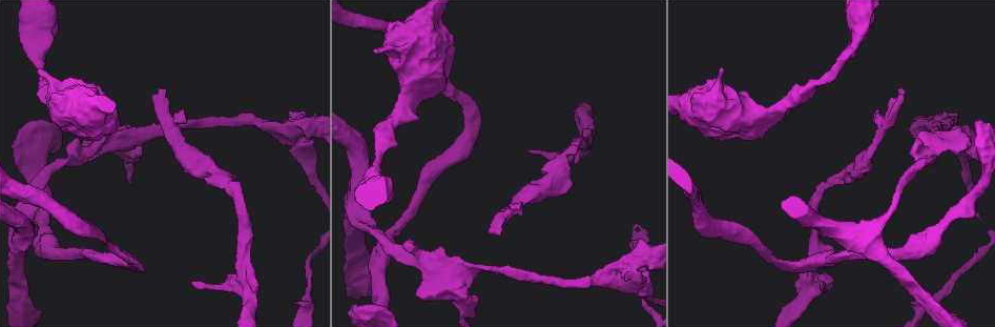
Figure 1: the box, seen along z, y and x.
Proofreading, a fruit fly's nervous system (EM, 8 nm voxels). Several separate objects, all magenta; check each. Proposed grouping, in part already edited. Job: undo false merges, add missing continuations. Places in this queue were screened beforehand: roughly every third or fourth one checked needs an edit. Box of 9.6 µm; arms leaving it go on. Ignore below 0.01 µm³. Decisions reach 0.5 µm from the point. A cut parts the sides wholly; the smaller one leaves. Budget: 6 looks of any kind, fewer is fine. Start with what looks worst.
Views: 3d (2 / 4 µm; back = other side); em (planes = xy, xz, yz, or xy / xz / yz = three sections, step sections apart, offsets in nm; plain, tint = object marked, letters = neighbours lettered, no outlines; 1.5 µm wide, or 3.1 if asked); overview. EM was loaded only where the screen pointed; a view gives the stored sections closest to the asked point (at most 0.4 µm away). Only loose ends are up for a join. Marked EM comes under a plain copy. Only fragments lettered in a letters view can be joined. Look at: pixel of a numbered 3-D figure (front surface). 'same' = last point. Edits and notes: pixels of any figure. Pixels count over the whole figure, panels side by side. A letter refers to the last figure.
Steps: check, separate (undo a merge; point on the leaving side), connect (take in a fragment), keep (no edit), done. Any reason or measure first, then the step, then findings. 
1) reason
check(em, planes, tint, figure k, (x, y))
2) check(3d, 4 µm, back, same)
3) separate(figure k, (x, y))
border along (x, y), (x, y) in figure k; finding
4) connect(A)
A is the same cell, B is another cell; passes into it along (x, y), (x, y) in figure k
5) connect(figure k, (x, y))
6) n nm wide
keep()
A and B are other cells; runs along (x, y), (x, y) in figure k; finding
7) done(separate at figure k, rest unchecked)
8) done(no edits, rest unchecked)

an open end
check(em, xz, step 8, letters, figure 1, (574, 163))

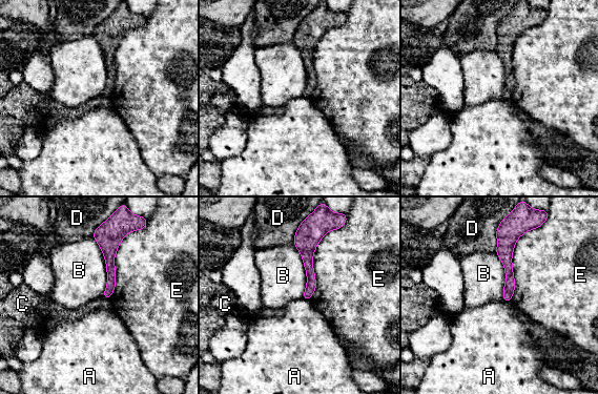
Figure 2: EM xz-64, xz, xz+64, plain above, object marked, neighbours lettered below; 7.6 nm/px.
check(em, planes, letters, same)

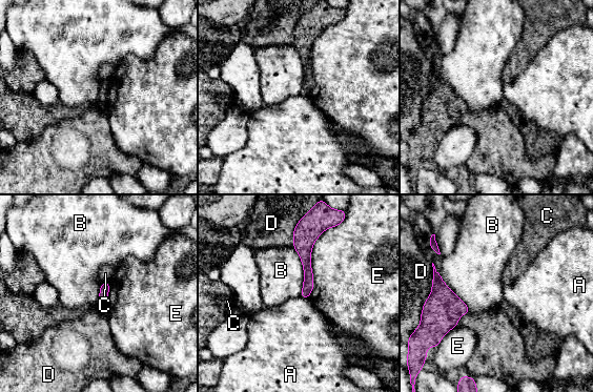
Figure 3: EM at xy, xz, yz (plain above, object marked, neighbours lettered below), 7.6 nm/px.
keep()
A, B, C, D and E are other cells; runs along (297, 232), (307, 266), (306, 294) in figure 3; none of them fits

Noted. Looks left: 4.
branch stops here
check(3d, 2 µm, figure 1, (40, 68))

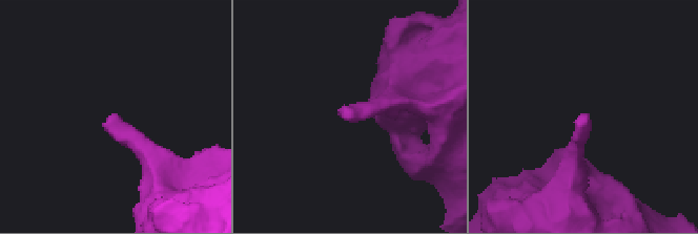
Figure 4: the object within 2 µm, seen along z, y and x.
now the EM
check(em, planes, letters, figure 4, (589, 114))

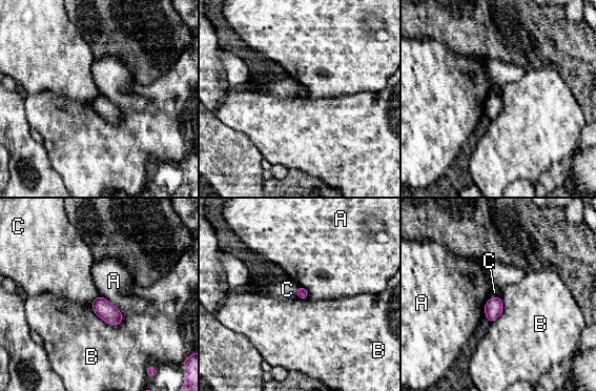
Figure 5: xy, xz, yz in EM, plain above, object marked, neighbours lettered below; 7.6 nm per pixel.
keep()
A, B and C are other cells; no lettered fragment goes on from it

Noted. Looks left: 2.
sudden change in width
check(3d, 4 µm, figure 1, (942, 314))

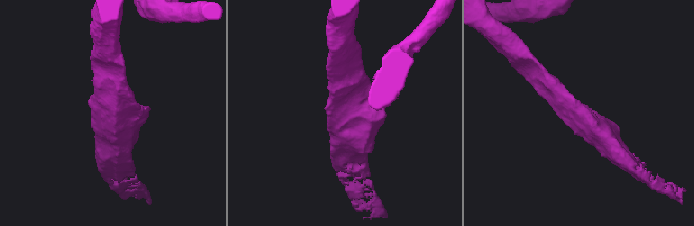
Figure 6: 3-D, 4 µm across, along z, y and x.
need the tissue
check(em, planes, letters, figure 6, (117, 114))

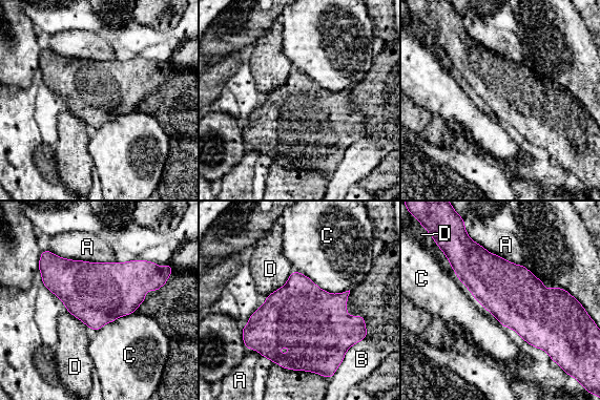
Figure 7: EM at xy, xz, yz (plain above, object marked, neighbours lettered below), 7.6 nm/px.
keep()
A, B, C and D are other cells; border along (463, 222), (473, 240), (522, 265) in figure 7; one neuron here

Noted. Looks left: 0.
done(no edits, rest unchecked)

